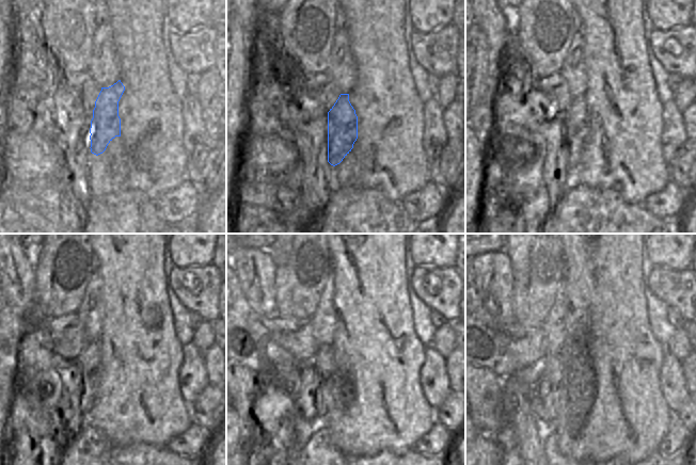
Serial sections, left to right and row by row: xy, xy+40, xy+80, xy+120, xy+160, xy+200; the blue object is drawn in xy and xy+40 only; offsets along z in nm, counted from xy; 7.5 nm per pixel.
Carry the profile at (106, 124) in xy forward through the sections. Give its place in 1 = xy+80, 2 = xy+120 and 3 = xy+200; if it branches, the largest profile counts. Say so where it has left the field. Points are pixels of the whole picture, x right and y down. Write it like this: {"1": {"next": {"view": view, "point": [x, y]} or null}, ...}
{"1": {"next": {"view": "xy+80", "point": [576, 122]}}, "2": {"next": {"view": "xy+120", "point": [89, 361]}}, "3": {"next": {"view": "xy+200", "point": [547, 409]}}}

